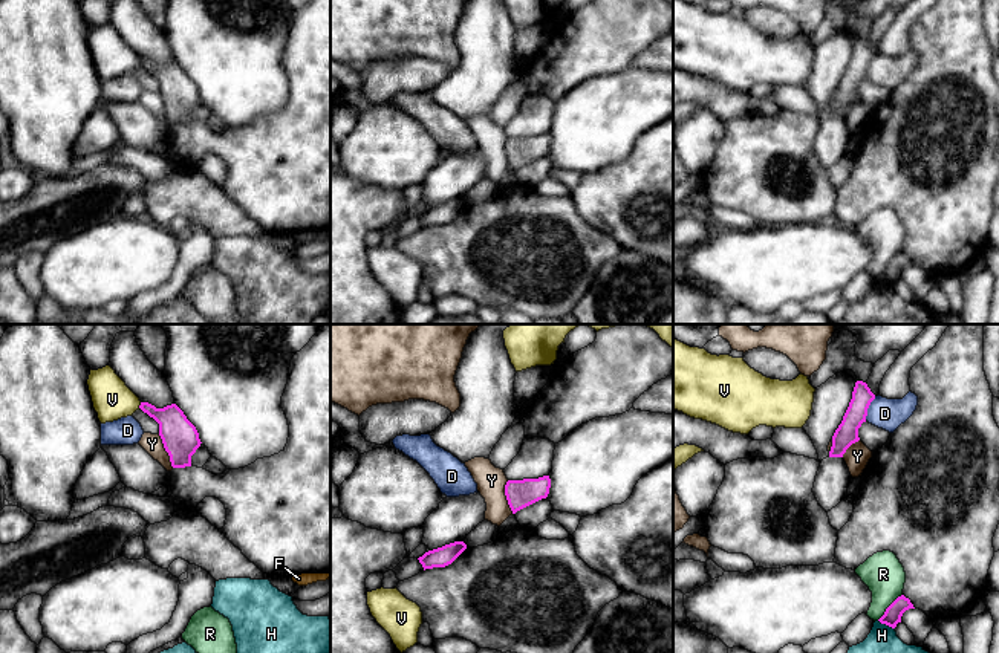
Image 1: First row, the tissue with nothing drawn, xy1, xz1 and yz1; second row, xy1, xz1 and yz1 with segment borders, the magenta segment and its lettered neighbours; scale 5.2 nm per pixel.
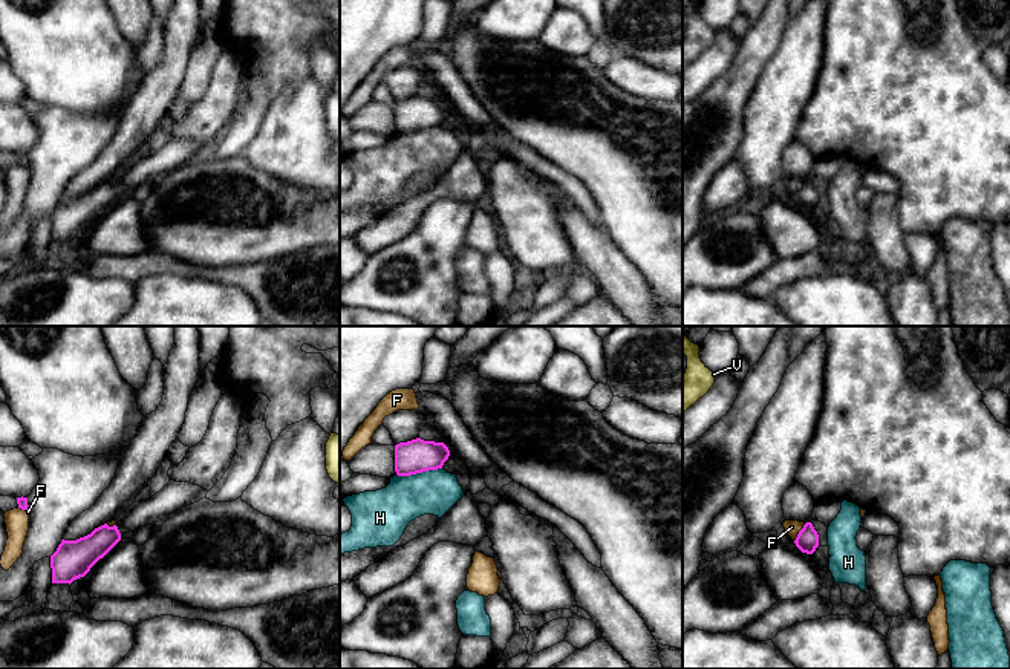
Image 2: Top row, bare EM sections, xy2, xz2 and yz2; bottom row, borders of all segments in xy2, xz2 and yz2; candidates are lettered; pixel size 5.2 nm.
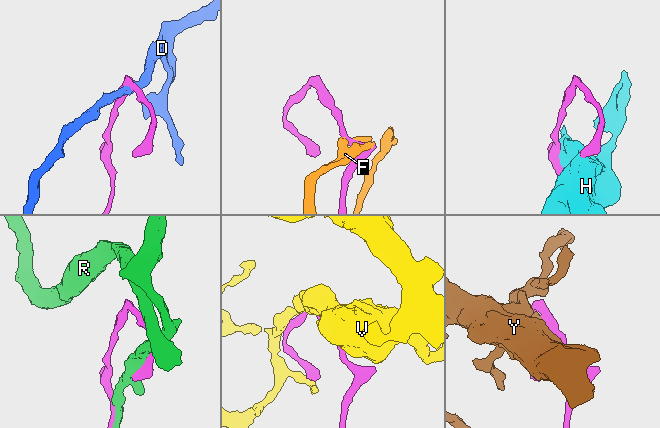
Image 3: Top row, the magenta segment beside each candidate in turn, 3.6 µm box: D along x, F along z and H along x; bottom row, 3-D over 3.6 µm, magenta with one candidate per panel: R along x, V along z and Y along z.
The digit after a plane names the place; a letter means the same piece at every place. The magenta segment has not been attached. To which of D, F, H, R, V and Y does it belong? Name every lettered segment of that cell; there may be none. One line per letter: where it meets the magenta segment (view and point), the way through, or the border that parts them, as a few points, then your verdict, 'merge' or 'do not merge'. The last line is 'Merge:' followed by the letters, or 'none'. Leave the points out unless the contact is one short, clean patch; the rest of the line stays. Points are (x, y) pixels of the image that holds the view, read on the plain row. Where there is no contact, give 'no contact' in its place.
D: meets magenta in yz1 at (868, 64); border along yz1 (875, 54), (865, 77); do not merge
F: meets magenta in yz2 at (799, 190); do not merge
H: meets magenta in xz2 at (418, 129); do not merge
R: meets magenta in yz1 at (888, 265); do not merge
V: meets magenta in xy1 at (139, 63); border along xy1 (141, 60), (138, 64); do not merge
Y: meets magenta in xy1 at (165, 107); border along xy1 (158, 90), (173, 124); do not merge
Merge: none

